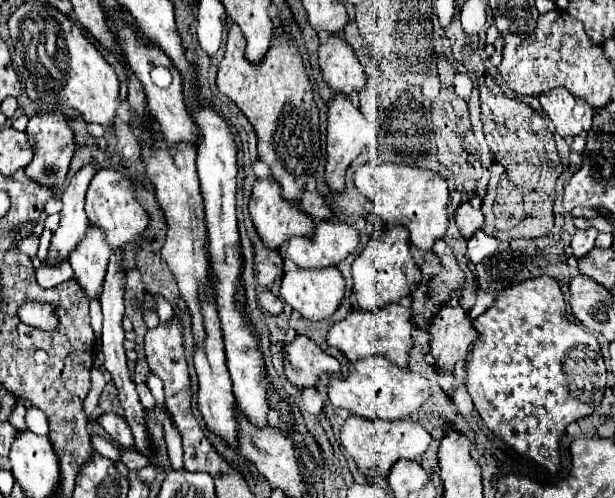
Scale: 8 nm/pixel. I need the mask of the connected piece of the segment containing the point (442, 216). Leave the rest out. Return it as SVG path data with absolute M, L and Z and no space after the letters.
M362 164L354 172L354 184L360 194L364 194L372 206L374 214L388 224L402 224L410 232L410 242L418 250L432 250L434 242L446 234L448 228L448 186L446 180L424 168L400 166L400 164Z

